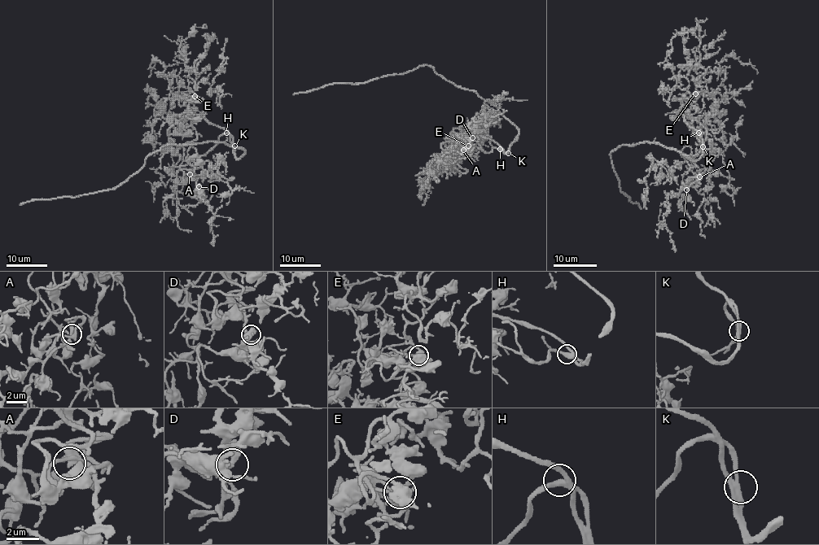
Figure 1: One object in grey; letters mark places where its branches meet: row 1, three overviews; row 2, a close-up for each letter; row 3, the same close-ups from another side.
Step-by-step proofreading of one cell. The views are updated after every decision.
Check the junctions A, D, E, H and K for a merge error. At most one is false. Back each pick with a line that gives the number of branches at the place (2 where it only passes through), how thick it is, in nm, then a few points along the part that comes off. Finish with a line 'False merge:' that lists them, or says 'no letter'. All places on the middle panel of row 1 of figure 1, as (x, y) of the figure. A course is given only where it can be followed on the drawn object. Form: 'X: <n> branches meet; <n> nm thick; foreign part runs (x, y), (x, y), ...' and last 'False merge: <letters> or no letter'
False merge: no letter

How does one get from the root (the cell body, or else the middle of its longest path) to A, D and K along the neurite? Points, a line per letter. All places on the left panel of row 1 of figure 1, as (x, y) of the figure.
A: (242, 154), (236, 158), (234, 139), (223, 133), (204, 154), (196, 154), (180, 166), (184, 180), (190, 174)
D: (242, 154), (236, 158), (234, 139), (223, 133), (204, 154), (180, 166), (186, 180), (199, 176), (199, 186)
K: (242, 154), (236, 158), (234, 146)

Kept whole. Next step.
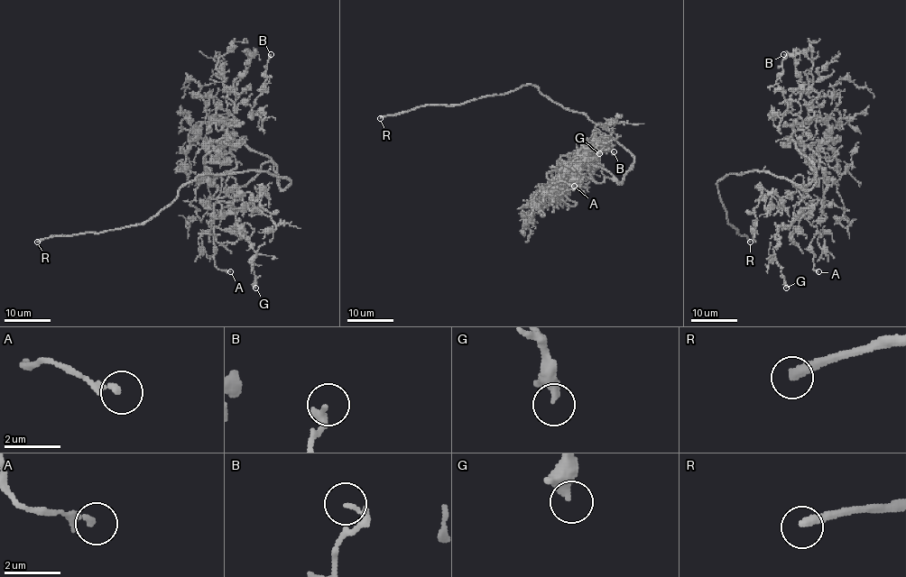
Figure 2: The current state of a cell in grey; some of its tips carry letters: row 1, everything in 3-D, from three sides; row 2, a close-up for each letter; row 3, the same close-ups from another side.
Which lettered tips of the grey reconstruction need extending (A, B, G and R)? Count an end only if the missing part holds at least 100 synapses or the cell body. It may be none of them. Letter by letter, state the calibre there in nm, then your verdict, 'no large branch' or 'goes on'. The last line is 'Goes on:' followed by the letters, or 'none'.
A: 240 nm thick; no large branch
B: 240 nm thick; no large branch
G: 280 nm thick; no large branch
R: 320 nm thick; goes on
Goes on: R

